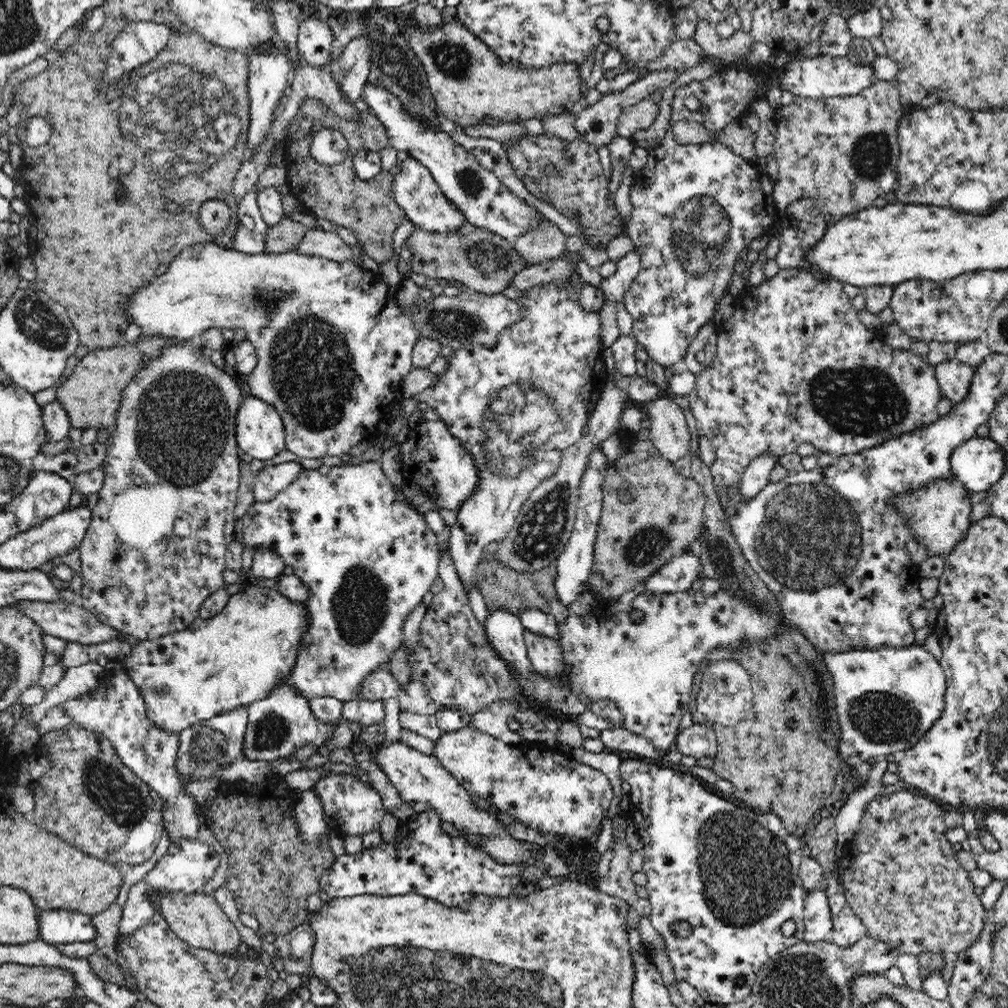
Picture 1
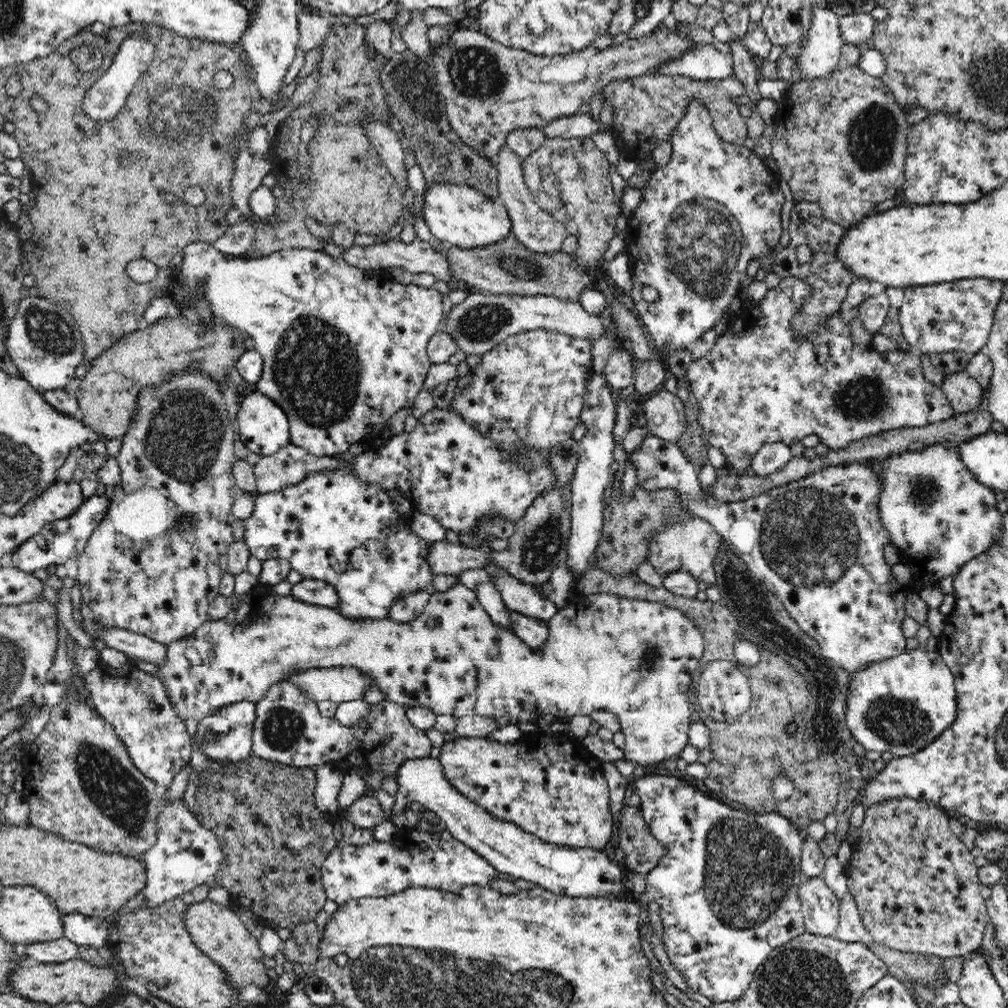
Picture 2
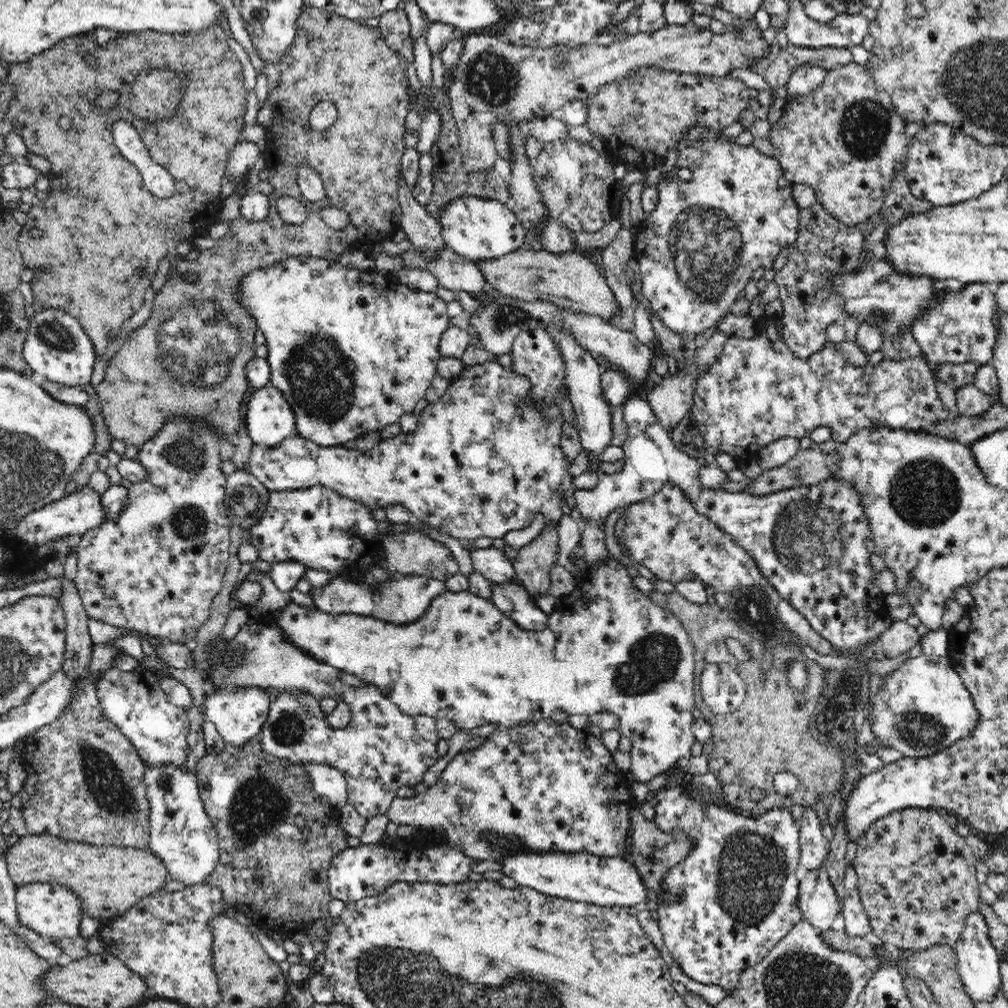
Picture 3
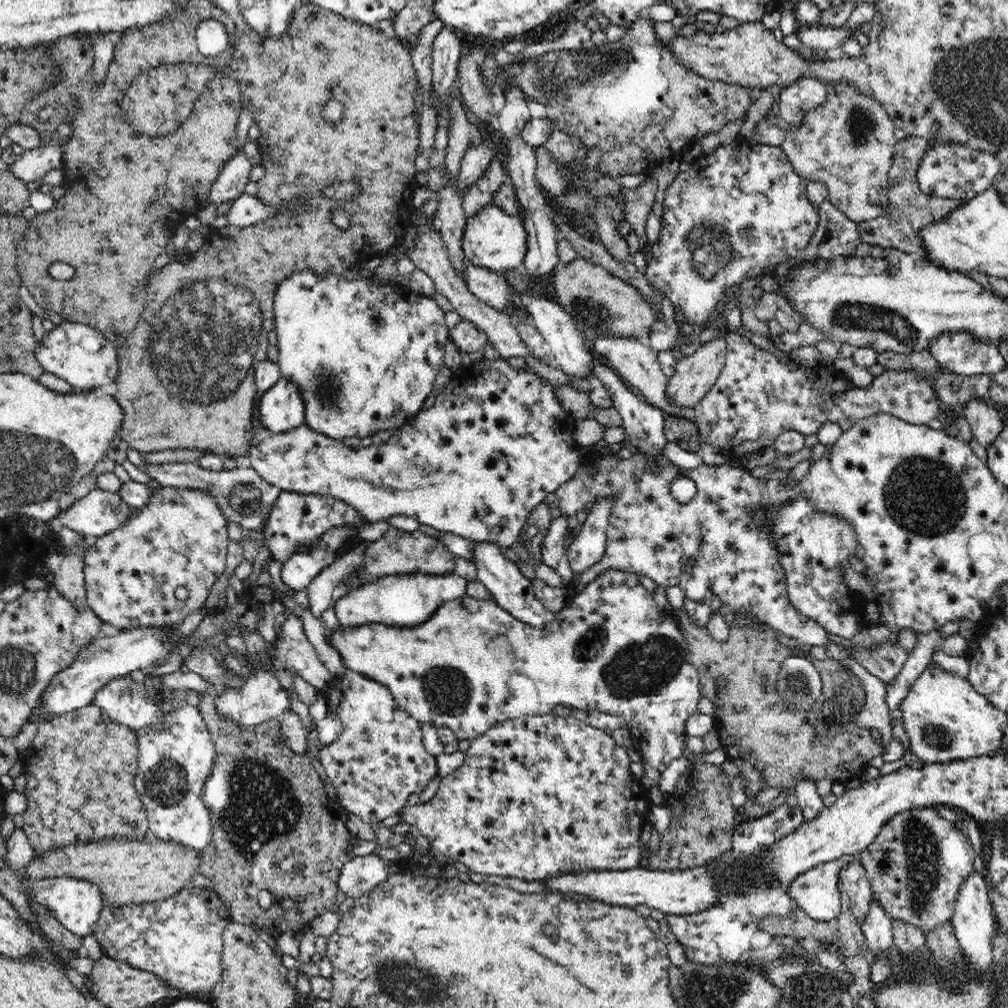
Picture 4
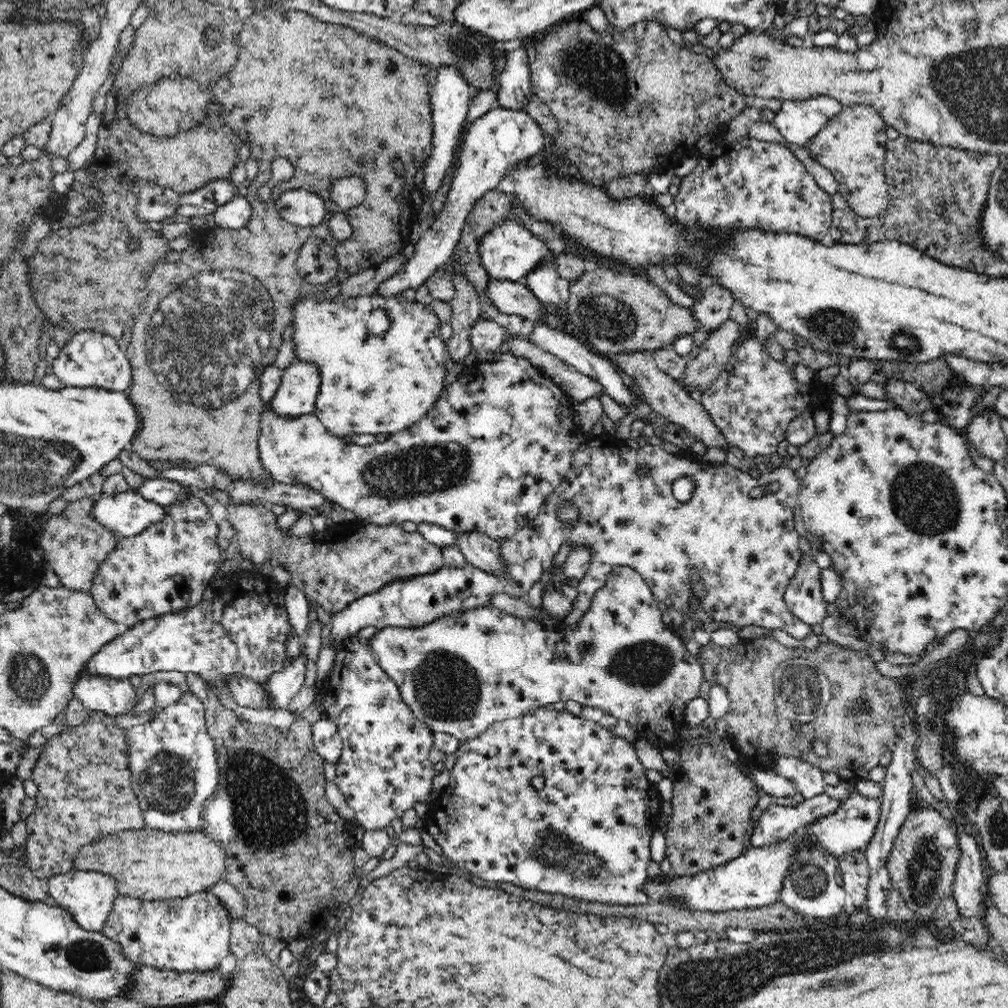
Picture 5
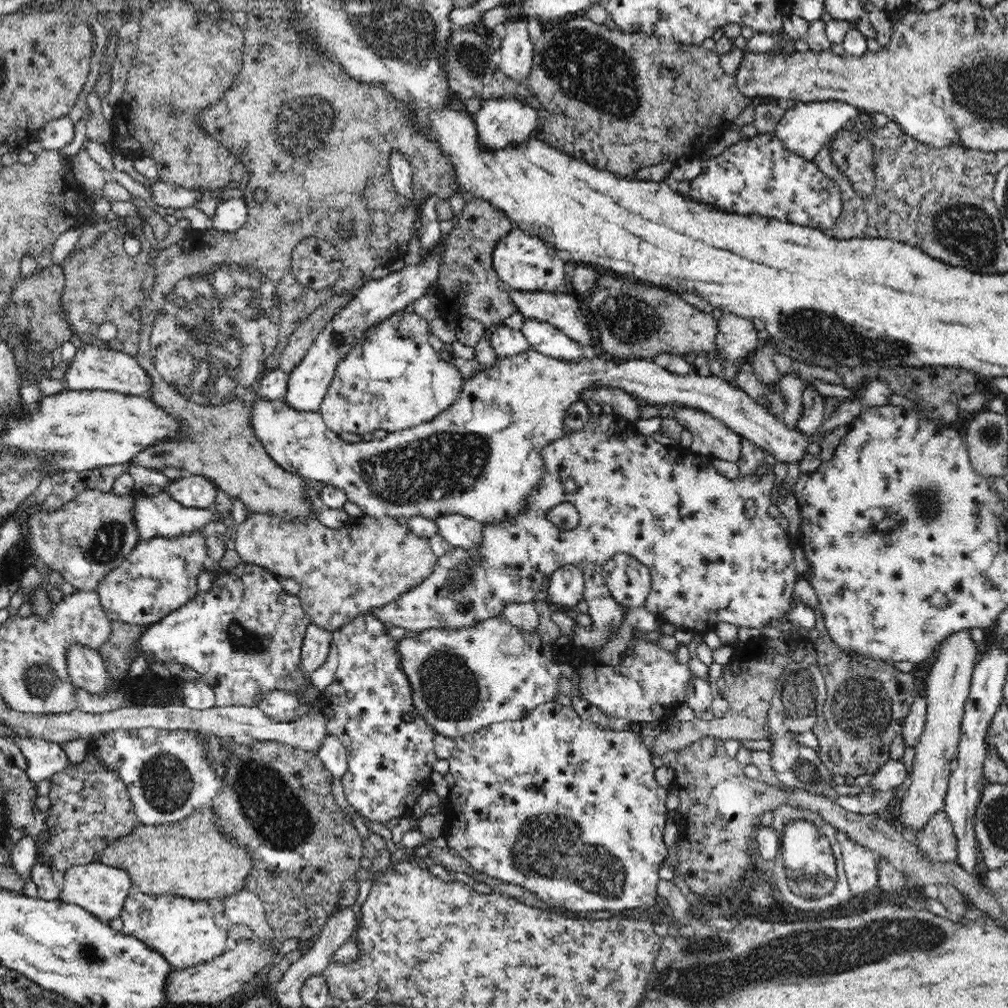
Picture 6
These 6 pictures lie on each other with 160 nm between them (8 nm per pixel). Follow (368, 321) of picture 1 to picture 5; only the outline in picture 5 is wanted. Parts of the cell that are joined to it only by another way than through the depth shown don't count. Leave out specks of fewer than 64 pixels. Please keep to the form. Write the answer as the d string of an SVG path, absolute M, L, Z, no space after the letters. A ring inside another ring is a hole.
M376 292L371 295L362 295L357 297L344 297L344 295L338 294L331 300L324 300L320 297L320 294L312 293L304 295L299 298L298 305L294 308L294 313L291 314L291 323L294 333L292 334L293 347L295 350L295 360L300 361L308 359L308 361L315 361L320 368L320 388L318 397L316 397L316 404L313 414L316 415L320 422L337 437L352 436L354 434L389 434L406 430L409 426L415 425L431 408L434 408L435 402L438 400L440 393L444 390L444 379L446 378L446 368L444 367L444 361L447 357L447 344L440 335L440 321L436 316L436 313L432 310L430 305L422 304L418 301L408 301L404 296L394 297L380 297ZM376 308L382 308L388 313L390 317L390 328L386 334L382 336L376 336L370 334L368 328L364 326L364 320L362 316L366 312L372 312Z

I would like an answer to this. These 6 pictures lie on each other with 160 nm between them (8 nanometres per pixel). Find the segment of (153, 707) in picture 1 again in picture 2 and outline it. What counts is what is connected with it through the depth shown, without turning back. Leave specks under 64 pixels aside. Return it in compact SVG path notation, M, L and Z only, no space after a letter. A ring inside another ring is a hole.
M456 582L450 590L446 592L435 592L431 594L431 598L425 607L425 612L416 619L408 623L392 621L391 619L352 619L352 616L340 614L339 610L325 608L324 606L314 606L304 602L299 602L292 596L279 596L276 594L268 594L268 590L264 592L256 592L254 596L254 604L252 610L248 610L248 599L251 598L252 592L242 594L236 610L232 609L221 620L210 619L196 629L195 634L191 637L184 637L182 641L172 642L166 645L168 651L167 659L163 665L158 665L158 679L166 687L167 697L175 704L179 710L180 719L184 721L194 719L197 721L207 718L214 712L217 712L222 706L233 704L240 700L249 700L250 702L258 702L264 698L268 688L273 684L286 681L290 674L298 672L298 670L308 670L308 668L356 668L359 672L368 676L374 684L378 685L379 690L385 695L388 701L397 702L397 704L405 707L424 706L425 709L432 710L433 714L438 716L448 714L452 717L460 719L465 715L480 715L494 717L495 719L507 716L510 724L534 722L540 723L544 715L550 714L556 719L566 719L574 716L591 716L596 710L606 710L616 714L621 724L621 732L625 736L625 744L623 748L624 758L636 764L641 764L643 768L650 764L662 765L664 760L674 759L679 755L686 744L688 744L688 733L691 728L690 720L690 692L694 685L694 674L698 669L698 661L702 659L705 643L703 642L703 630L694 625L694 621L676 608L664 606L658 602L650 602L646 600L630 600L630 598L612 594L611 592L601 592L600 594L592 594L586 596L582 602L582 596L576 596L574 591L567 604L557 612L557 614L547 623L549 628L549 638L542 644L542 648L533 650L524 643L513 630L504 630L496 626L490 616L477 600L477 594L464 584Z

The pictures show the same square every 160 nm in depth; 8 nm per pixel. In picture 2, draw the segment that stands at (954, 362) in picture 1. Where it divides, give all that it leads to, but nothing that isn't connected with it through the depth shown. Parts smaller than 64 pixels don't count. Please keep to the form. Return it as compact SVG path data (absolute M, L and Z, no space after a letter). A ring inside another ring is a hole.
M966 370L945 376L941 389L950 401L956 414L968 413L983 408L984 389Z

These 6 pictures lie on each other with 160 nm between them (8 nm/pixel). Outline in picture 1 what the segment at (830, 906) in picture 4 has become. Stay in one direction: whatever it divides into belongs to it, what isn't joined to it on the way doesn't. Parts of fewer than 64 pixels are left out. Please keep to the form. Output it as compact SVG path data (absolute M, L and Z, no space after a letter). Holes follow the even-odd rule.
M821 887L807 890L804 896L803 942L826 941L831 938L833 918L828 906L827 894Z

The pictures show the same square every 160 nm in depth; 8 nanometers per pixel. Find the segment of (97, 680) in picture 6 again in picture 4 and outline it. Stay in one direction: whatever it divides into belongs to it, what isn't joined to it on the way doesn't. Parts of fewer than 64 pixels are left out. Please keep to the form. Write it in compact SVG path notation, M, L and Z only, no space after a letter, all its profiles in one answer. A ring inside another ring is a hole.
M130 674L112 679L107 685L97 690L92 704L97 707L97 710L102 710L111 721L131 727L135 732L142 727L160 723L160 716L164 714L161 700L152 699L144 683L134 681Z

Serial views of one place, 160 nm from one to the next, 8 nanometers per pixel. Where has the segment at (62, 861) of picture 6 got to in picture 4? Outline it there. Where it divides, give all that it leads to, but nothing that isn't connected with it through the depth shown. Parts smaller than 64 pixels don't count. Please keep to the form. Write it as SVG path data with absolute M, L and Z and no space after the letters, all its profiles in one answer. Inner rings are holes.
M91 704L59 715L36 729L32 747L28 749L23 762L22 773L26 778L23 793L27 807L21 814L24 821L22 829L32 845L36 860L78 842L120 837L142 840L150 835L144 803L135 787L138 754L136 732L131 727L126 730L108 730L108 724L108 716Z

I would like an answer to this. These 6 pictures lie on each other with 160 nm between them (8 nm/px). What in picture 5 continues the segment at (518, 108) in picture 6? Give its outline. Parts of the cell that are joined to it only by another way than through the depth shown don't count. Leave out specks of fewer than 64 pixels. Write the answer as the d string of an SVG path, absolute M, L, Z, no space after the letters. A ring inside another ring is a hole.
M498 107L485 113L470 126L461 148L458 168L454 174L445 204L439 215L428 223L418 243L408 252L408 259L401 270L380 282L375 291L380 297L394 297L407 288L418 289L445 267L461 240L466 219L474 203L489 190L494 190L504 176L521 159L541 153L544 146L543 129L523 111Z

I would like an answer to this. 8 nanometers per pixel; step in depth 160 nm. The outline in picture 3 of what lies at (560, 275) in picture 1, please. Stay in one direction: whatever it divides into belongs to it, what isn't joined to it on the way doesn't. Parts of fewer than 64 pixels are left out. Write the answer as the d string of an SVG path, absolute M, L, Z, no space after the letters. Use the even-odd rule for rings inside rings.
M570 138L545 145L544 155L536 158L533 166L533 177L538 192L549 216L558 224L568 227L573 234L594 233L602 229L608 220L612 220L610 184L616 182L613 166L602 154L599 156L592 146ZM597 157L598 168L590 168L590 172L582 172L582 161L588 163L589 160L597 160ZM580 188L592 188L592 190L580 190Z

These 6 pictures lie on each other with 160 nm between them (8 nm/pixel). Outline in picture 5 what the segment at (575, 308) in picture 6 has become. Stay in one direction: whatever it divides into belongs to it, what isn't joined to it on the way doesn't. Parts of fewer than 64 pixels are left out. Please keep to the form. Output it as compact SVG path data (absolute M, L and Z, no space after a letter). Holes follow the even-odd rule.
M490 280L488 295L504 314L517 314L539 324L544 314L550 311L549 306L544 306L537 296L526 286L518 281Z

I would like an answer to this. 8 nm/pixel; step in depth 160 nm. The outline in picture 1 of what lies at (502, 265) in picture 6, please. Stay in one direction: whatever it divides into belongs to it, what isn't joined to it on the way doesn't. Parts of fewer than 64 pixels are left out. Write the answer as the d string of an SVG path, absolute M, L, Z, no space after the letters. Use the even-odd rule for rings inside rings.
M414 158L402 161L400 164L400 172L393 176L394 200L416 227L428 233L454 234L469 224L466 213L440 190L439 183L435 181L435 177L427 167L419 164Z

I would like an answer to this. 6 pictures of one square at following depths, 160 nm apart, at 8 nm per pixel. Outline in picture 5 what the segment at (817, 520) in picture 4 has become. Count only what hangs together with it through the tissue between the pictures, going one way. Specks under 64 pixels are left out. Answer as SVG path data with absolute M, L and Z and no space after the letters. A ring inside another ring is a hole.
M801 555L799 569L784 593L787 608L800 621L814 626L828 617L829 606L824 602L820 565L808 555Z

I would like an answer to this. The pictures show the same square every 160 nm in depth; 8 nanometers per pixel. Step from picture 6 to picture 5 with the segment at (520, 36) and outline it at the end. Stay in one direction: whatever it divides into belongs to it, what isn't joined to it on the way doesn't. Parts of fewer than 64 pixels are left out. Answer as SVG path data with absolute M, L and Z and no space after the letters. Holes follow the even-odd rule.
M516 42L506 49L506 62L498 76L500 90L496 95L499 107L523 111L531 96L531 74L527 46Z

